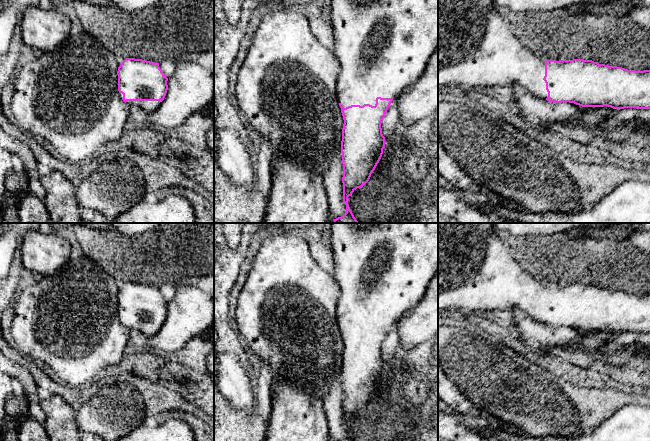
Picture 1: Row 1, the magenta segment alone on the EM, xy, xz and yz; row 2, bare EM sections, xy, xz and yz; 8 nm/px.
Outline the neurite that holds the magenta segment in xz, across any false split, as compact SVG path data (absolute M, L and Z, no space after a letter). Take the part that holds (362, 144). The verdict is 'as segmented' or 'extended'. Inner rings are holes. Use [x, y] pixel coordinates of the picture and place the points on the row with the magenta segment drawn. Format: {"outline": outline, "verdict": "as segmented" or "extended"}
{"outline": "M331 0L331 23L334 33L333 53L340 64L337 99L344 124L341 153L343 164L343 202L346 213L333 219L334 223L359 223L348 204L348 197L365 185L379 163L385 137L382 120L396 96L419 79L431 55L438 46L438 0Z", "verdict": "extended"}

